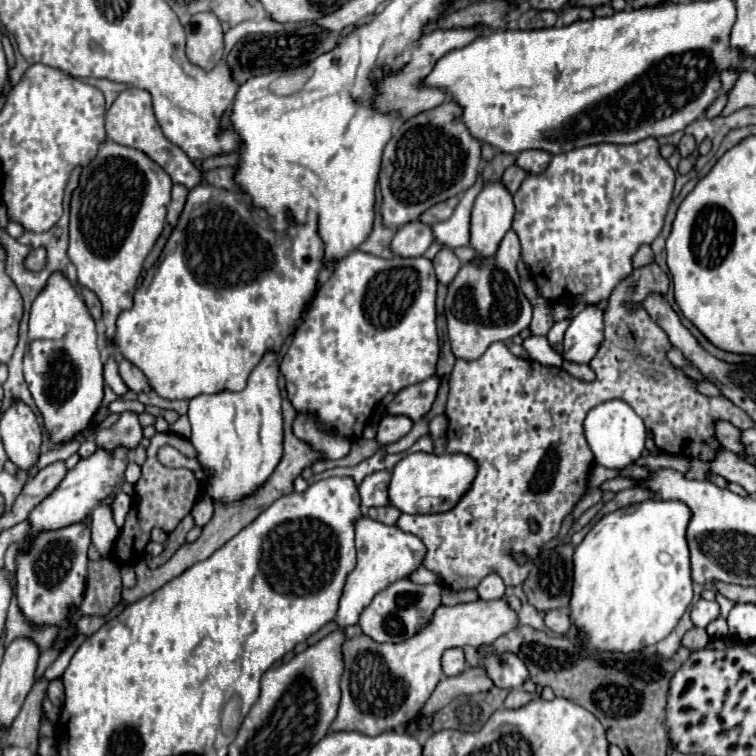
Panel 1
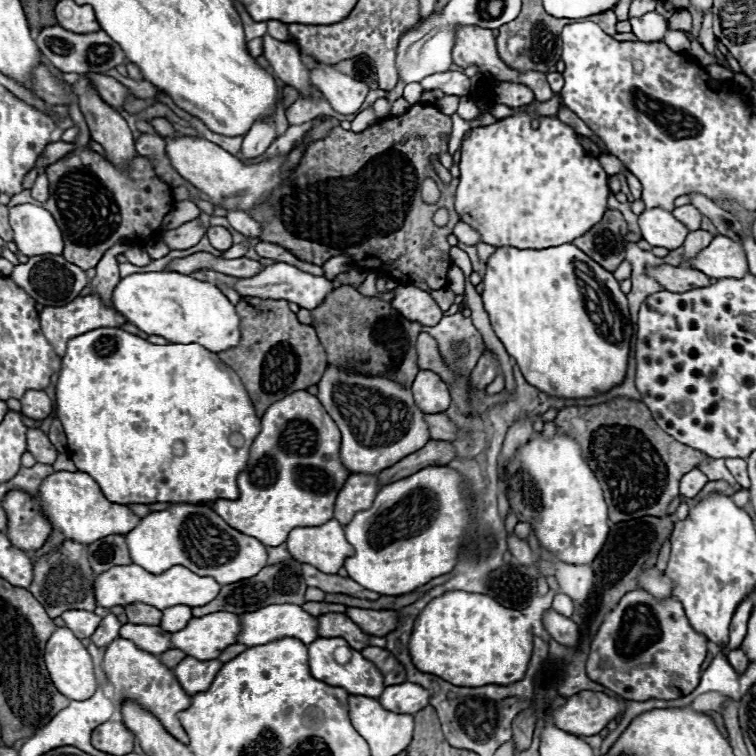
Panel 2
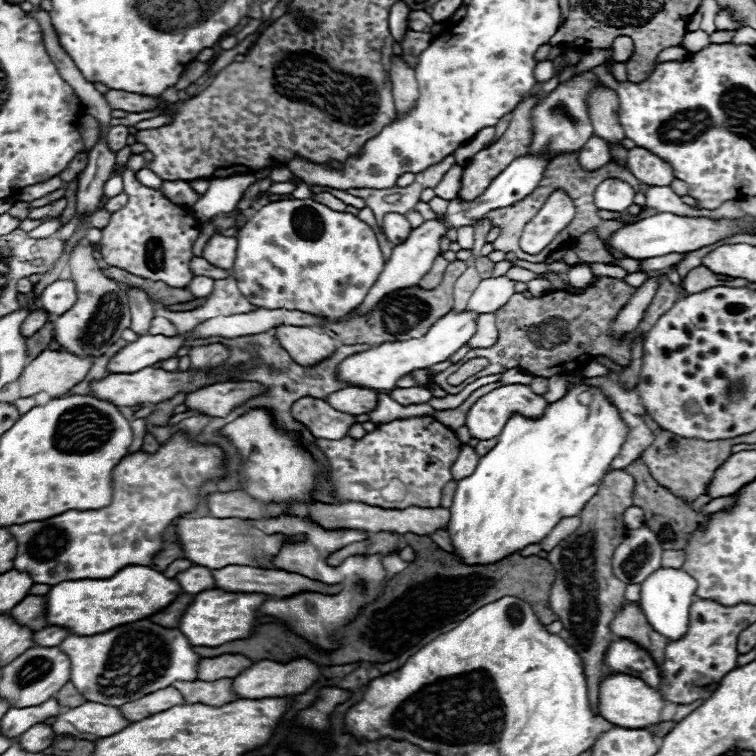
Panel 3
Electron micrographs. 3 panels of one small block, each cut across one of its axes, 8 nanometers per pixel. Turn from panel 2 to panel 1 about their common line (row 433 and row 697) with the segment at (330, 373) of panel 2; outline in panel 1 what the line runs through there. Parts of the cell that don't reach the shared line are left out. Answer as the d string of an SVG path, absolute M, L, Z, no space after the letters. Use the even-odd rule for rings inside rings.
M500 598L492 602L476 600L468 604L440 606L432 620L416 636L398 644L380 644L364 634L346 638L340 650L344 660L344 672L340 678L342 700L330 732L356 730L376 736L380 732L400 728L424 706L436 684L442 680L440 656L444 650L464 646L480 648L484 644L492 644L492 640L498 640L516 626L516 612L512 612L506 600Z

